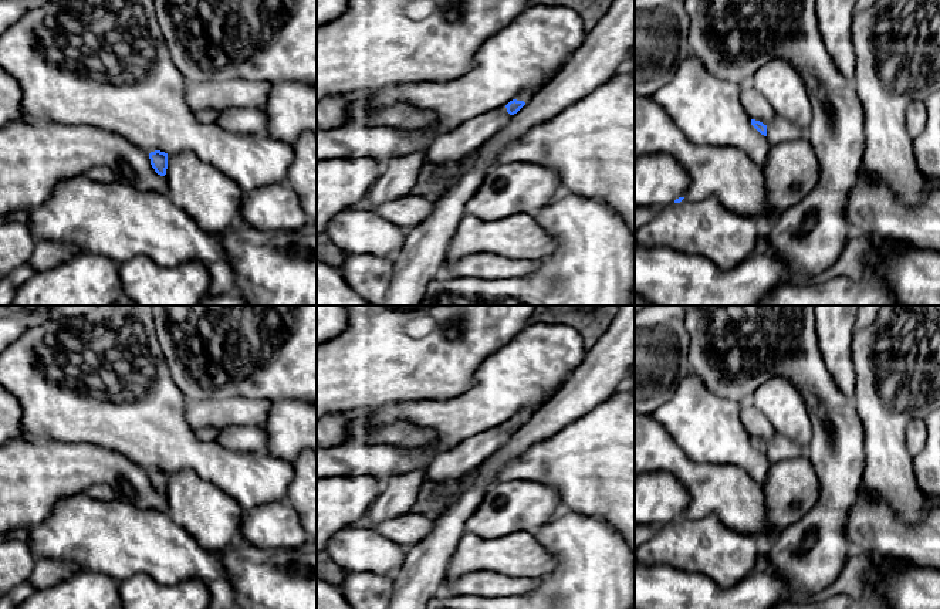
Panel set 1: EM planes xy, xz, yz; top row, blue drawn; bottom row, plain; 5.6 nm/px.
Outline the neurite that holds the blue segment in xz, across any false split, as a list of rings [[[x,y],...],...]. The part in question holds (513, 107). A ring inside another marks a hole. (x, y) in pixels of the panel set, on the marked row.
[[[527,89],[518,94],[513,101],[510,101],[505,108],[510,115],[517,114],[530,99],[538,92],[538,89]]]

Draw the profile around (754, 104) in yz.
[[[753,81],[741,84],[740,99],[747,115],[764,125],[768,125],[777,115],[770,102],[754,88]]]

